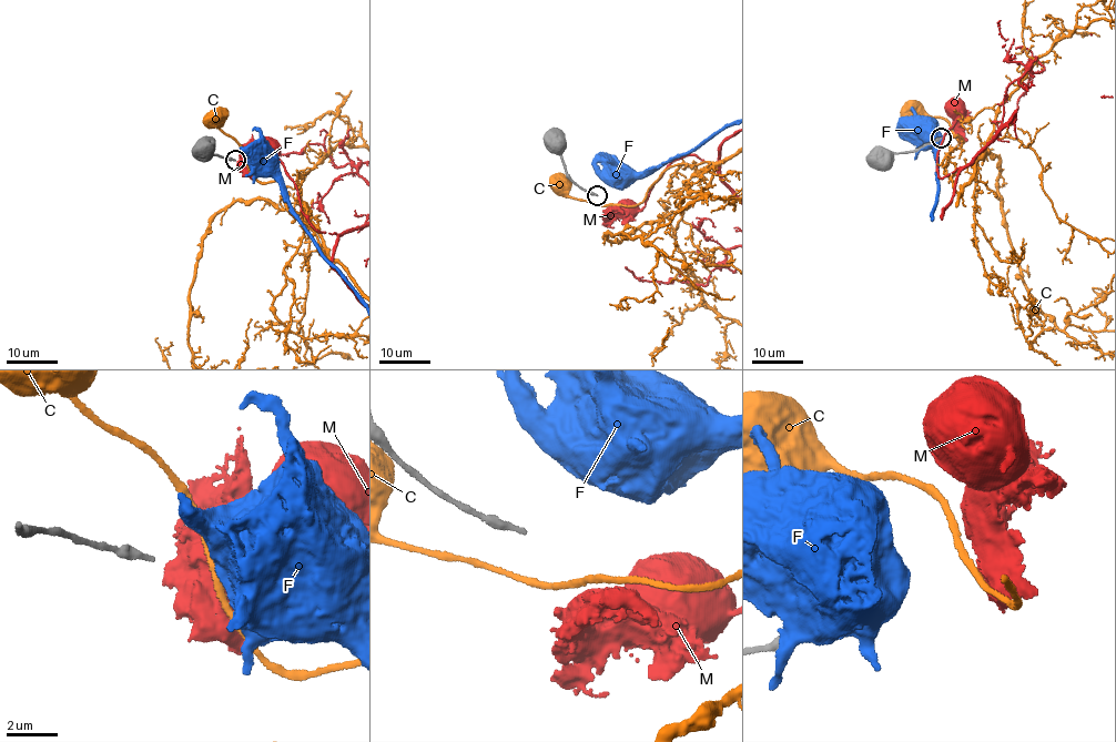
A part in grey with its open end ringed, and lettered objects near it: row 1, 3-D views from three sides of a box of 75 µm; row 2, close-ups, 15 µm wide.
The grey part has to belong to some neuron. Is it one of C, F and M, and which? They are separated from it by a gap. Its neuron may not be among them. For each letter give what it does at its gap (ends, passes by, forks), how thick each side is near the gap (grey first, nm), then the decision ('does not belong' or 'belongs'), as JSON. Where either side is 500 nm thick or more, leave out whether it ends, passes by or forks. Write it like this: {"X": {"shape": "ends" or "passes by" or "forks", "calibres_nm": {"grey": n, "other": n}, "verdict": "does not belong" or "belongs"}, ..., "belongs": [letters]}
{"C": {"shape": "passes by", "calibres_nm": {"grey": 220, "other": 260}, "verdict": "does not belong"}, "F": {"calibres_nm": {"grey": 220, "other": 900}, "verdict": "does not belong"}, "M": {"calibres_nm": {"grey": 220, "other": 800}, "verdict": "does not belong"}, "belongs": []}

